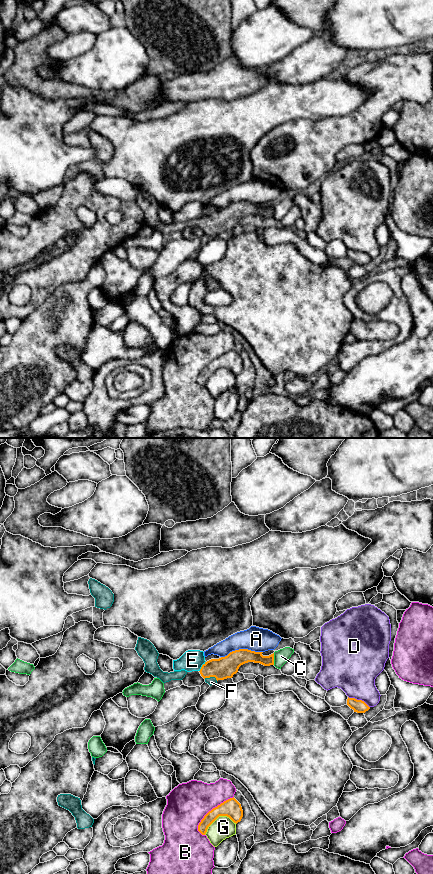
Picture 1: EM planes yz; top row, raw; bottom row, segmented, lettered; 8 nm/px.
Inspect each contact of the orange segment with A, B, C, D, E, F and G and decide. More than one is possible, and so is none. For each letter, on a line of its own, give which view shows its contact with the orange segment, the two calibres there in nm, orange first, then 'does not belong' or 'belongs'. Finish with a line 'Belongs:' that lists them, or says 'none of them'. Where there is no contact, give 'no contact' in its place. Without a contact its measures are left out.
A: meets orange in yz; 180 nm thick on the orange side, 190 nm on the other; does not belong
B: meets orange in yz; 150 nm thick on the orange side, 340 nm on the other; does not belong
C: meets orange in yz; 120 nm thick on the orange side, 120 nm on the other; does not belong
D: meets orange in yz; 110 nm thick on the orange side, 360 nm on the other; does not belong
E: meets orange in yz; 180 nm thick on the orange side, 180 nm on the other; does not belong
F: meets orange in yz; 180 nm thick on the orange side, 60 nm on the other; belongs
G: meets orange in yz; 150 nm thick on the orange side, 180 nm on the other; does not belong
Belongs: F

